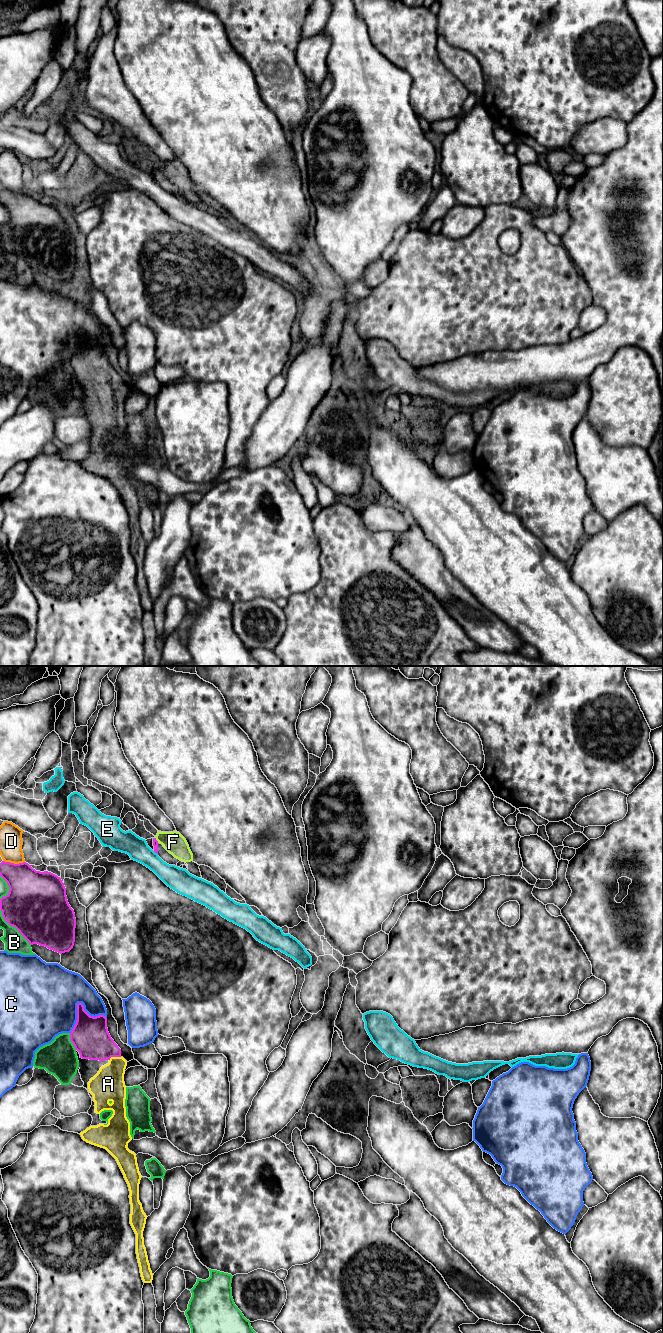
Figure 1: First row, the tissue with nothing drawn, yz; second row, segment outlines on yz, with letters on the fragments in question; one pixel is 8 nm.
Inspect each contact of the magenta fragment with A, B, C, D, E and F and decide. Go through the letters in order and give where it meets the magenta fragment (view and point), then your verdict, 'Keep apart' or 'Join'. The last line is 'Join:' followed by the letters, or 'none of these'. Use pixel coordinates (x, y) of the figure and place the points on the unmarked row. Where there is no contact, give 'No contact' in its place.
A: Touches magenta at yz (114, 384). Join
B: Touches magenta at yz (13, 254). Keep apart
C: Touches magenta at yz (78, 331). Keep apart
D: Touches magenta at yz (13, 191). Keep apart
E: Touches magenta at yz (155, 180). Keep apart
F: Touches magenta at yz (156, 168). Keep apart
Join: A

